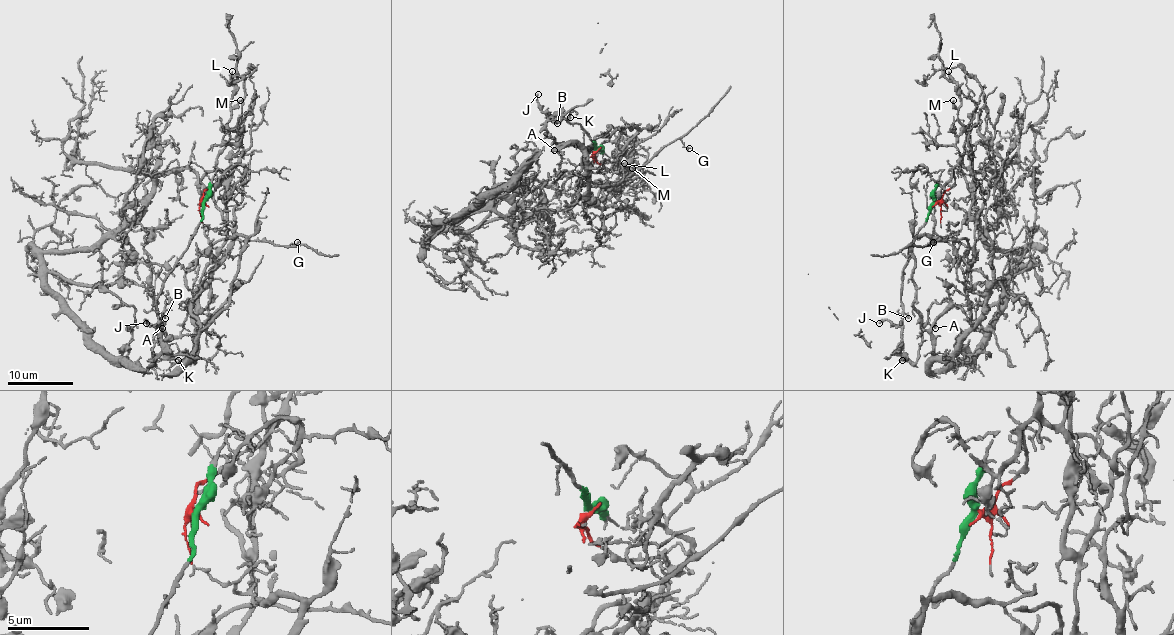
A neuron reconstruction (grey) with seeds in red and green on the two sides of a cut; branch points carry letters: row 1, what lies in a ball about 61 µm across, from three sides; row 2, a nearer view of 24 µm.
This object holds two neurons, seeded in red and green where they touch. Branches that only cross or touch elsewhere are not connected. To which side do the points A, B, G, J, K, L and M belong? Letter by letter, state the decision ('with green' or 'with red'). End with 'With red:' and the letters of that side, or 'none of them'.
A: with green
B: with green
G: with red
J: with green
K: with green
L: with red
M: with red
With red: G, L, M

